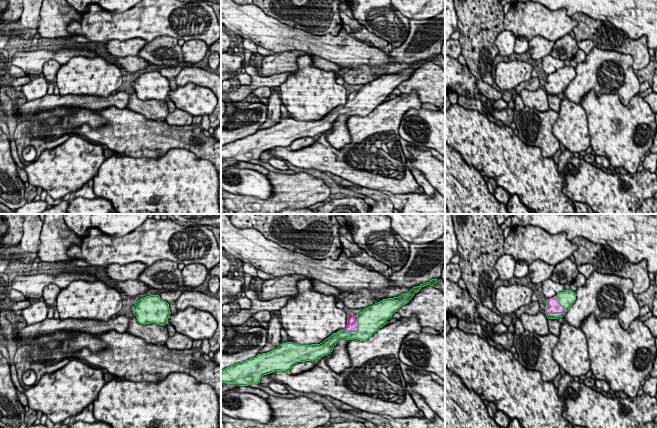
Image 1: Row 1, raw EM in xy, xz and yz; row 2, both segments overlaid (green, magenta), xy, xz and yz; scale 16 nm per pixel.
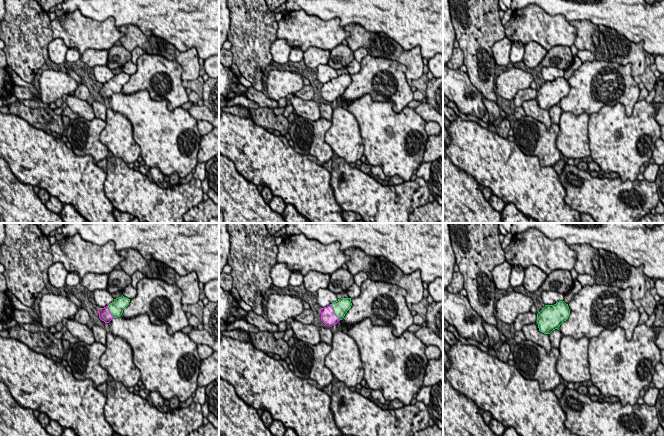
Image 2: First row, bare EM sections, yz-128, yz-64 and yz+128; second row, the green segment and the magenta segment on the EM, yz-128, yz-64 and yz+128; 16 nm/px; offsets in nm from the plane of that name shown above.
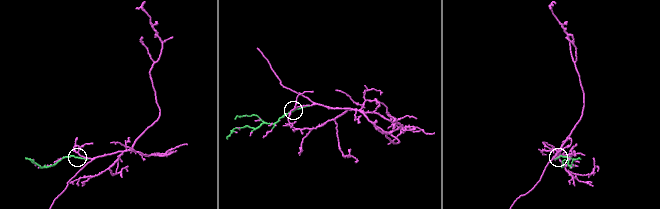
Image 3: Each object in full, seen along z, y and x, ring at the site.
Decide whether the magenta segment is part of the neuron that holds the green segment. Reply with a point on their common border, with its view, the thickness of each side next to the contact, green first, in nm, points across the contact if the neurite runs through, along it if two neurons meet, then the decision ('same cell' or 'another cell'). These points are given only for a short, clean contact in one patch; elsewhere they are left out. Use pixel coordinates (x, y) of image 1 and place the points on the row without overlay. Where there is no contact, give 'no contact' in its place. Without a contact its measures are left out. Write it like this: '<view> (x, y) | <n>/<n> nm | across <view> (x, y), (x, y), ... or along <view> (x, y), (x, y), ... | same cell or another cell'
xz (358, 104) | 400/190 nm | same cell

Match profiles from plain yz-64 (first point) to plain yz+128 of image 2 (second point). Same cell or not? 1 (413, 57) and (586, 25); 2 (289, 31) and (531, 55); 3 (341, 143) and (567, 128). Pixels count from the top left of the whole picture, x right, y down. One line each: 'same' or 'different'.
1: same
2: different
3: same

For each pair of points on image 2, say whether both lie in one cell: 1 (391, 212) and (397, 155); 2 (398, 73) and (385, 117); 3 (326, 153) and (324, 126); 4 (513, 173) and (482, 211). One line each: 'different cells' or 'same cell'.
1: different cells
2: different cells
3: same cell
4: different cells

